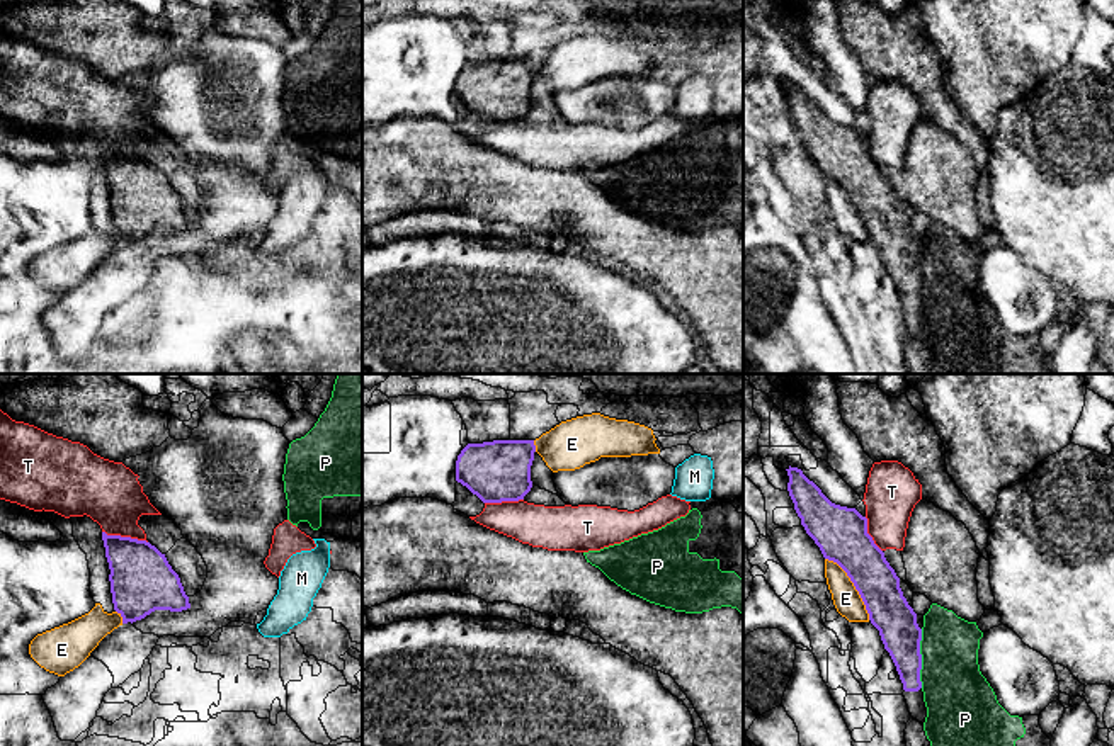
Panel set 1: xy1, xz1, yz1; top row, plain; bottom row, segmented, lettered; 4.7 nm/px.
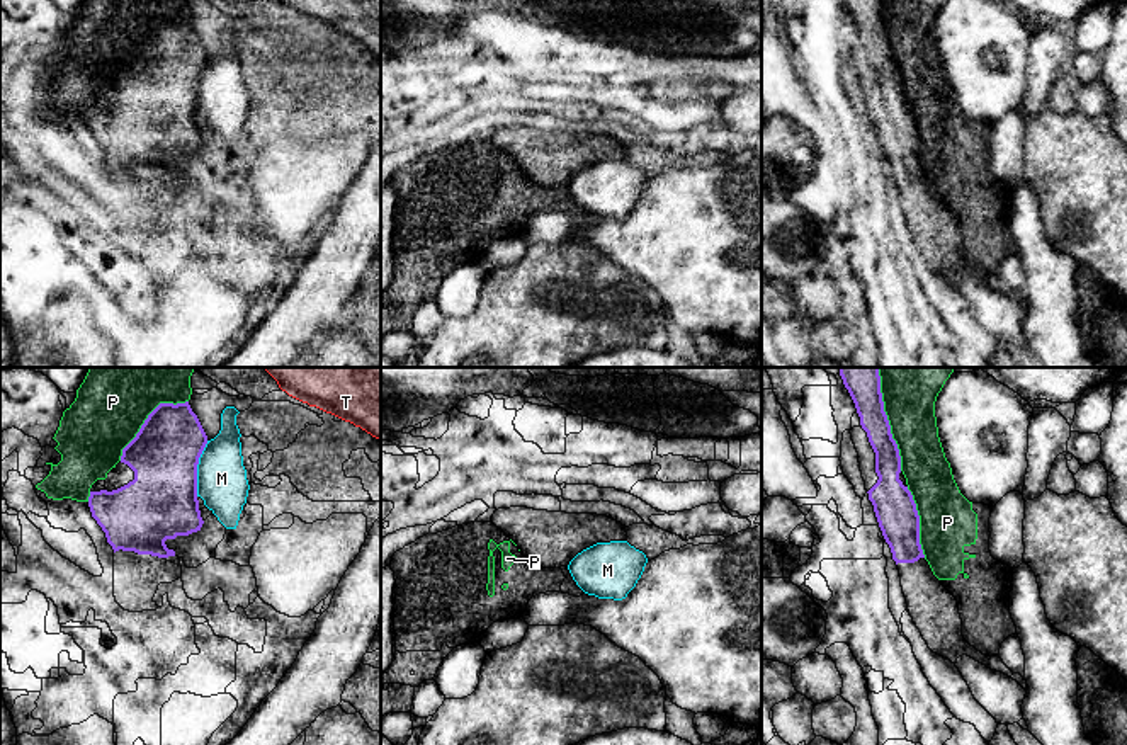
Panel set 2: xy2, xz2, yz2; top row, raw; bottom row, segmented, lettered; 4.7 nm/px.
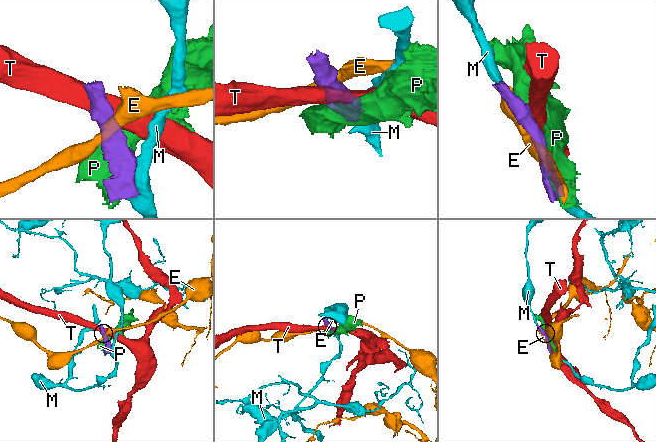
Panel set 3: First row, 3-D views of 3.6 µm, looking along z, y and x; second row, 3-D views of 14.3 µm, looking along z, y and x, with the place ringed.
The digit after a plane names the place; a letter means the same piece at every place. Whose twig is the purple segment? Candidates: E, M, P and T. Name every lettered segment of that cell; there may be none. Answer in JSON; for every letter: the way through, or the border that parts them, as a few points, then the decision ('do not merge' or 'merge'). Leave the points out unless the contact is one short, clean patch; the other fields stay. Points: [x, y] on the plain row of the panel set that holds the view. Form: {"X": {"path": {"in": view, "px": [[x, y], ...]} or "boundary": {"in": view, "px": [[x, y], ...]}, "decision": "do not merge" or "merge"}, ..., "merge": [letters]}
{"E": {"decision": "do not merge"}, "M": {"decision": "do not merge"}, "P": {"decision": "do not merge"}, "T": {"boundary": {"in": "xy1", "px": [[102, 150], [147, 162]]}, "decision": "do not merge"}, "merge": []}

